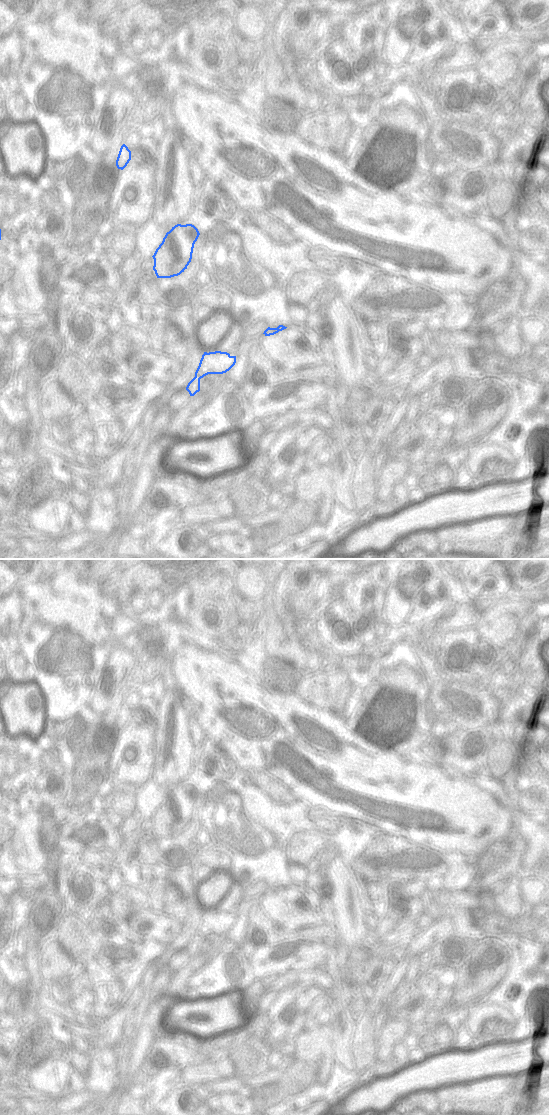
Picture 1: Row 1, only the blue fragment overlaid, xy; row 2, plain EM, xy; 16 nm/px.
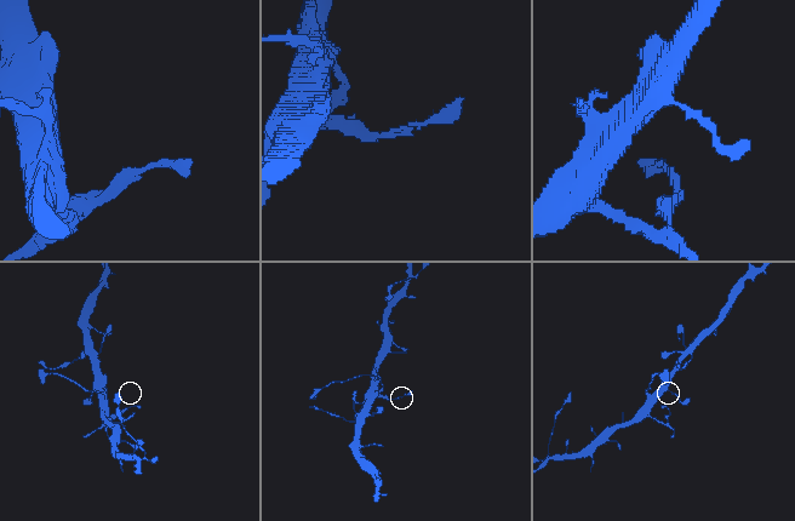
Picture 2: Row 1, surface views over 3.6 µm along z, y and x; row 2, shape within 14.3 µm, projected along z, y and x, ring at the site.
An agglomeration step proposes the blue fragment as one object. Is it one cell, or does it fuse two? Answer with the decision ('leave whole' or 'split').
split

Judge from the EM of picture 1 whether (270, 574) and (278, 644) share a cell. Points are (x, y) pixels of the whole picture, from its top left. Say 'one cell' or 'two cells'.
one cell

